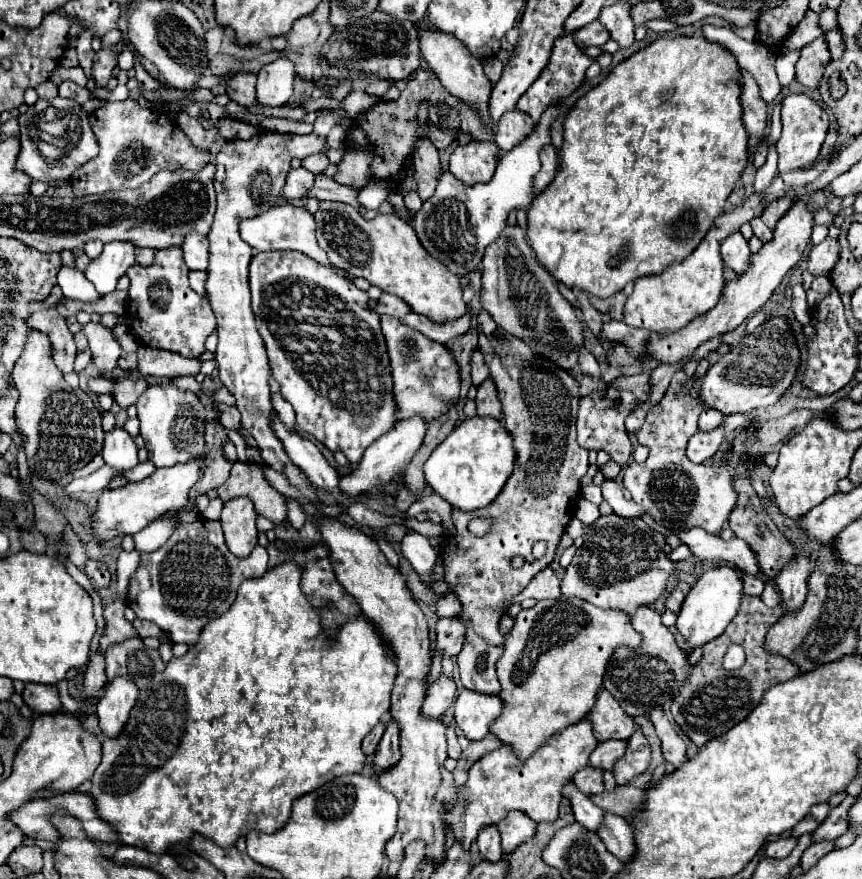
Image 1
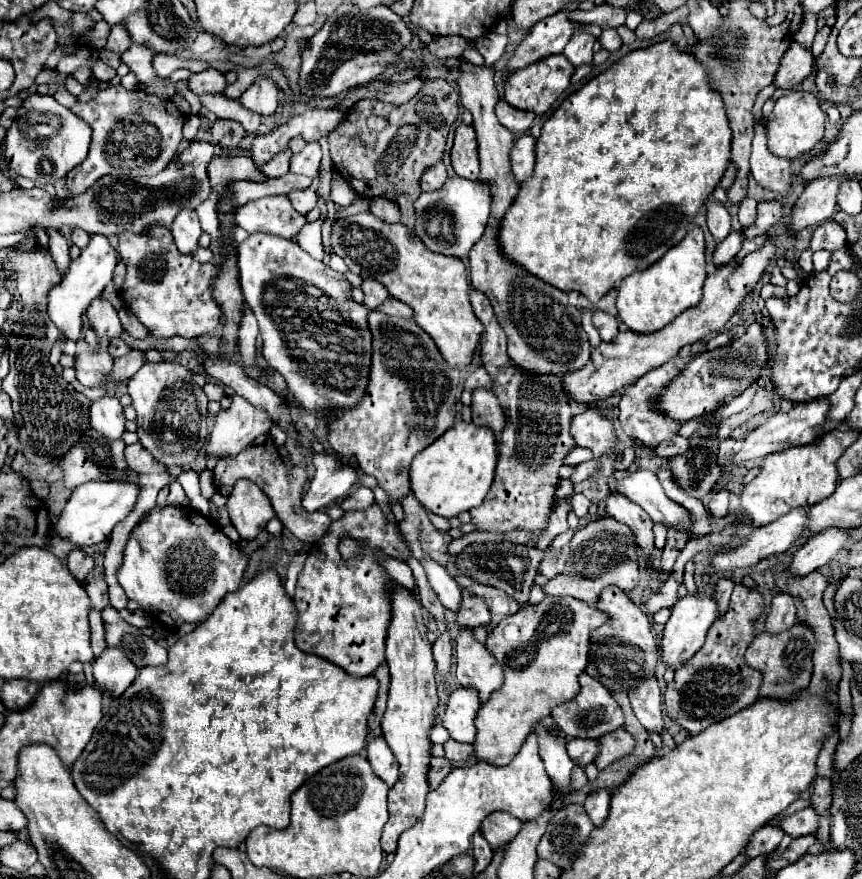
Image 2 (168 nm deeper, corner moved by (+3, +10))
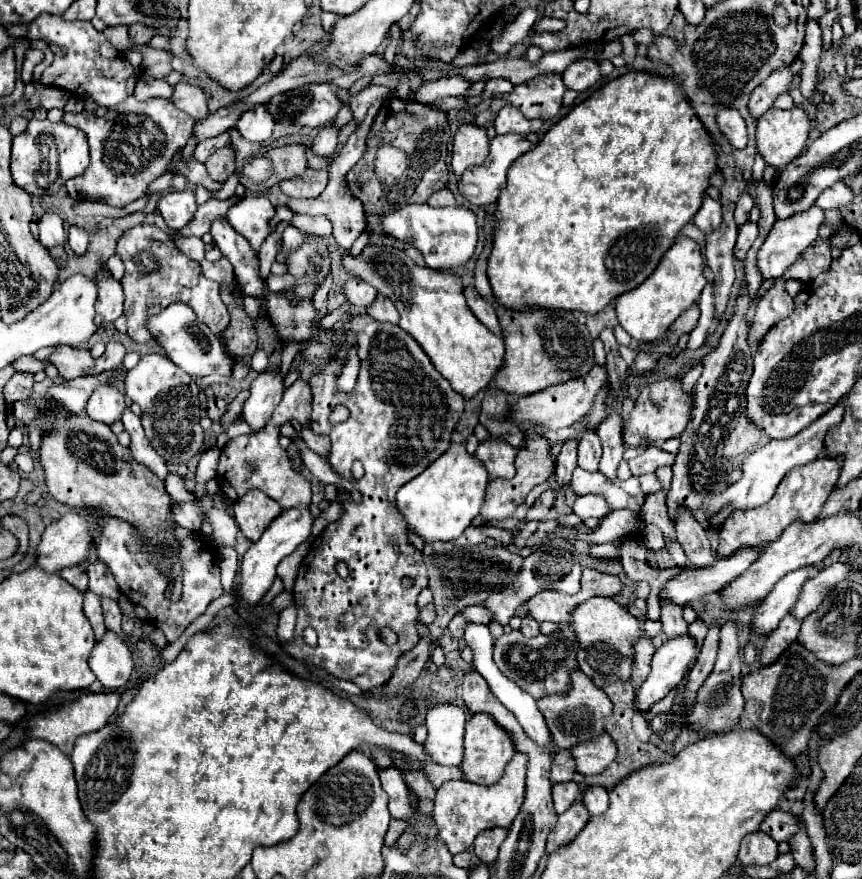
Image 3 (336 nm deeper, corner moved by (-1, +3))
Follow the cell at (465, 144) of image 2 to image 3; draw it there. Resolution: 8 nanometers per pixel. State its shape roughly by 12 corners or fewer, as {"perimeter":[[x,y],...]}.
{"perimeter":[[462,125],[452,139],[452,169],[460,179],[482,165],[490,141],[482,127]]}

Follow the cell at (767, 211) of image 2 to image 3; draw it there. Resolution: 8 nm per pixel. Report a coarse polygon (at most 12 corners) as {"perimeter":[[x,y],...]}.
{"perimeter":[[748,221],[738,231],[736,253],[746,257],[758,237],[758,223]]}

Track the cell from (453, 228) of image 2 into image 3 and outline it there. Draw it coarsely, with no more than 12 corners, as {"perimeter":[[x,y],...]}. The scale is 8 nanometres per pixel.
{"perimeter":[[406,205],[382,231],[432,269],[466,263],[478,223],[464,205]]}

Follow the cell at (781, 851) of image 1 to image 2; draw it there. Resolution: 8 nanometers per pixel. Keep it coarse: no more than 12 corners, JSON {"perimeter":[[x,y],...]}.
{"perimeter":[[766,824],[750,836],[742,854],[748,860],[778,848],[784,832]]}

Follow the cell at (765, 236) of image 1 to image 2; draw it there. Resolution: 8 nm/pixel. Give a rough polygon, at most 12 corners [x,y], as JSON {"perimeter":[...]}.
{"perimeter":[[754,198],[740,202],[738,218],[744,228],[752,226],[756,218]]}

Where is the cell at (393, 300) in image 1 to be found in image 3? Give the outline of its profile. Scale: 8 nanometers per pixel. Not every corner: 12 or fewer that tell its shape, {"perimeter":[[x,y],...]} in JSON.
{"perimeter":[[362,279],[346,283],[348,301],[368,307],[378,291]]}

